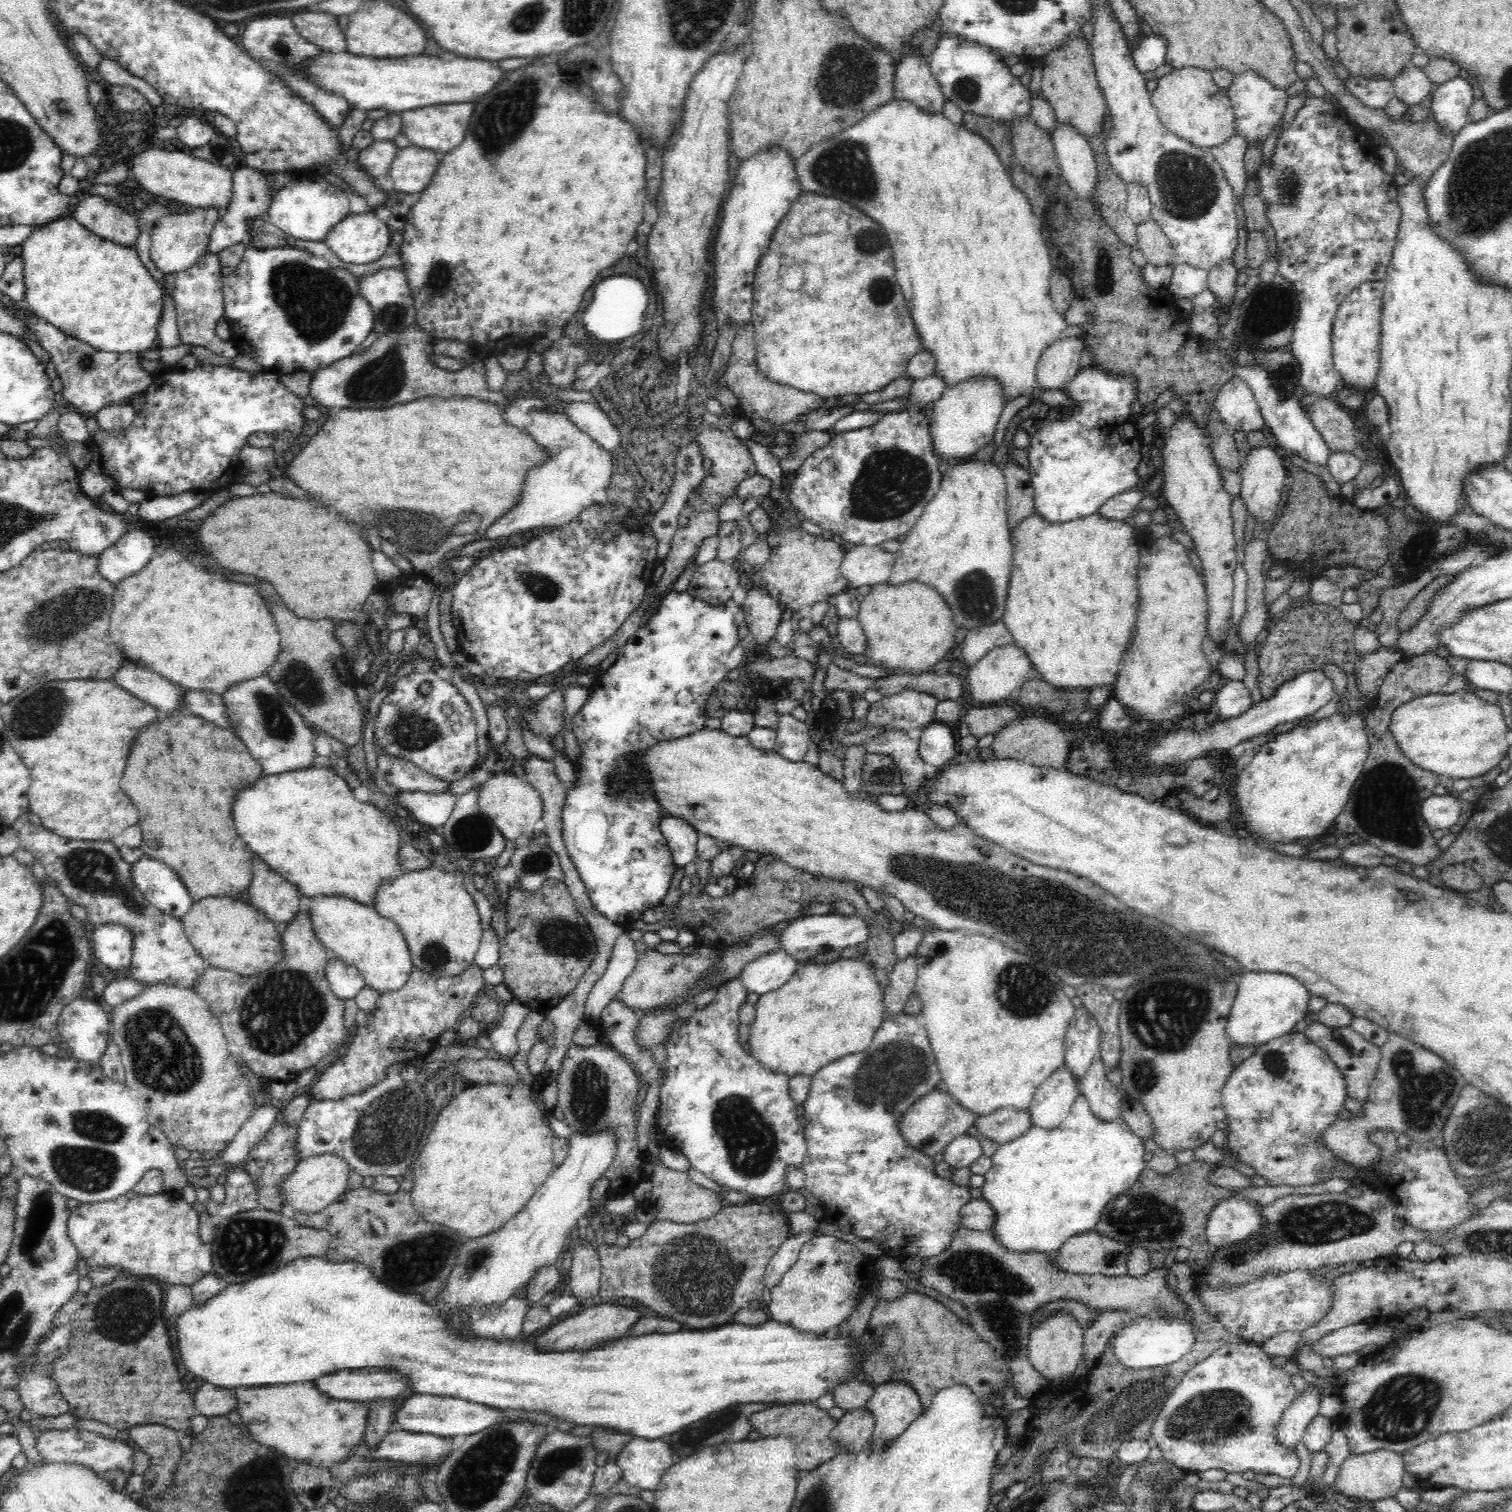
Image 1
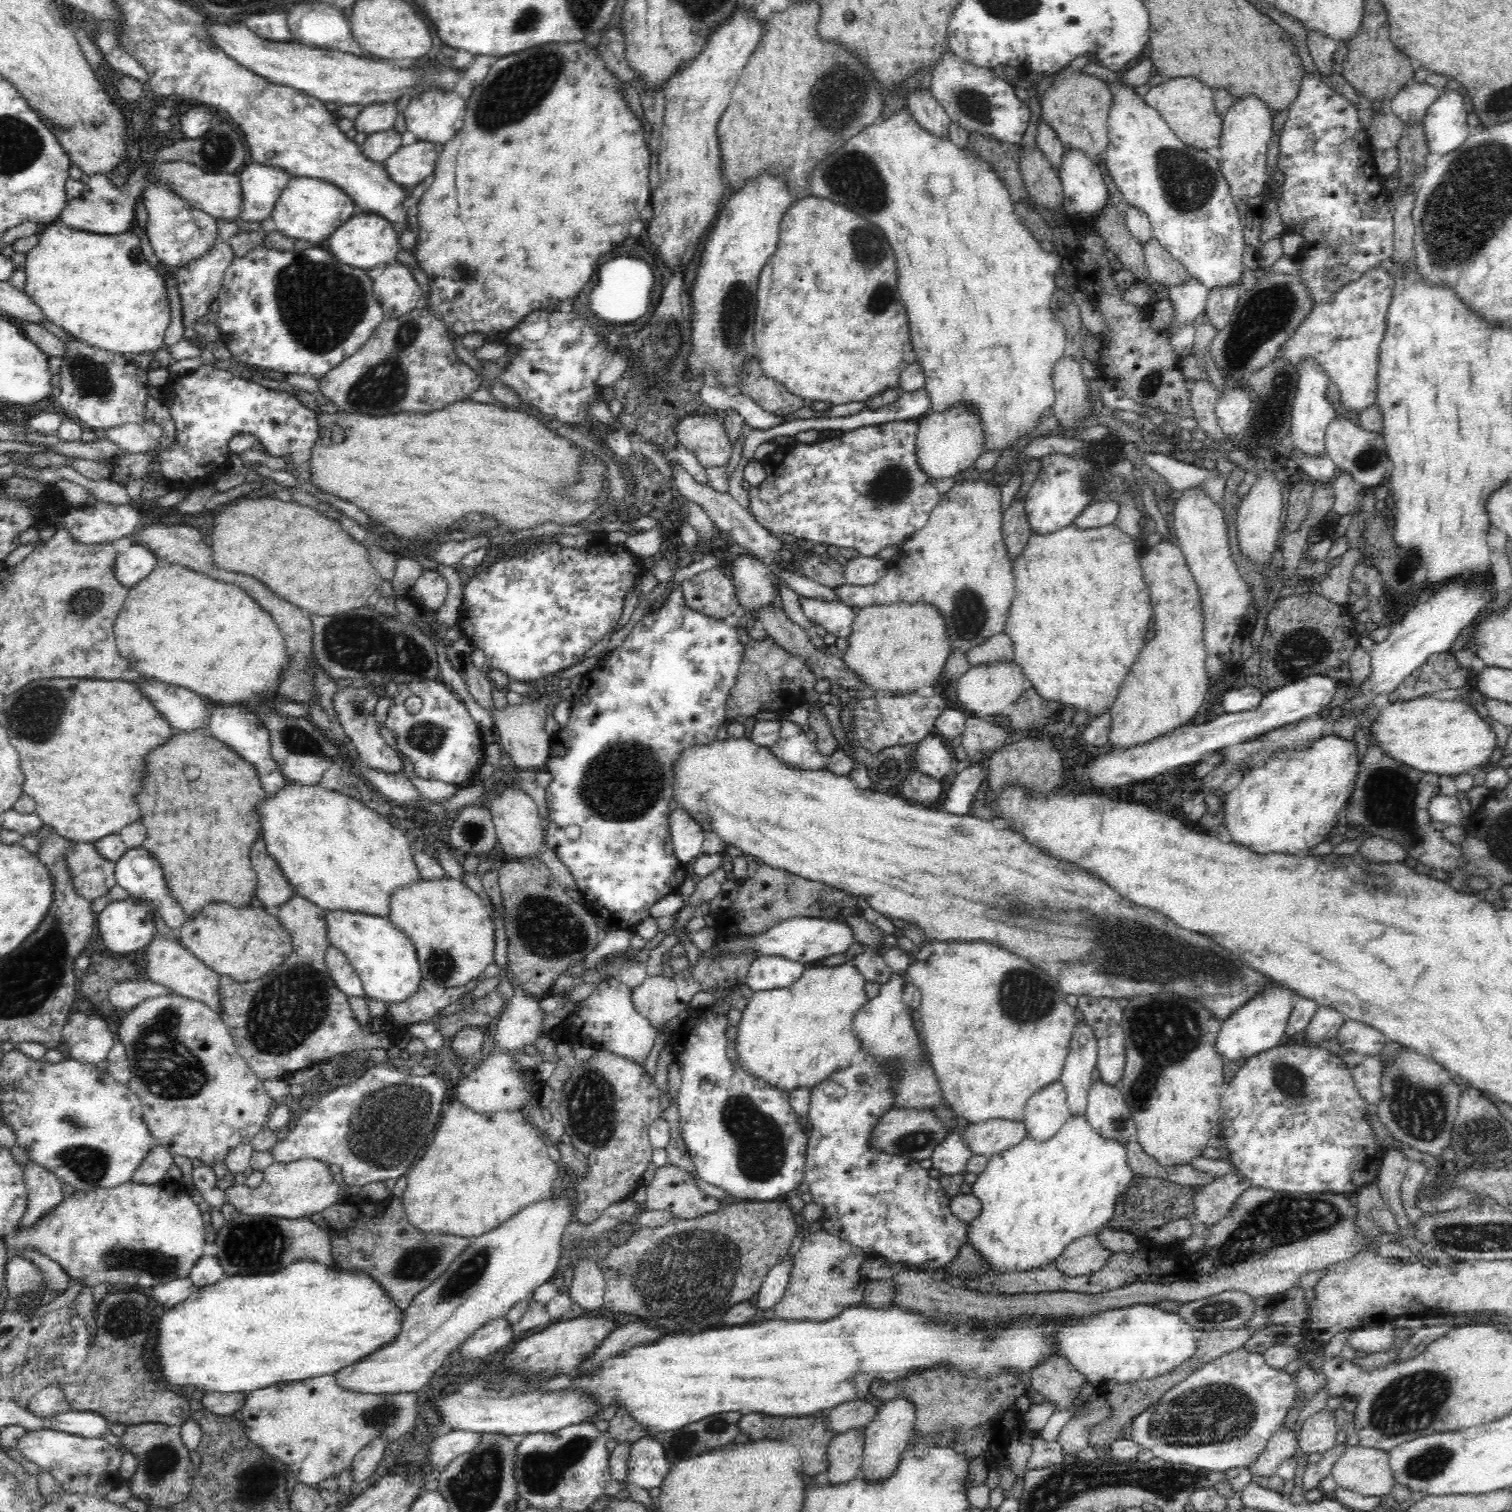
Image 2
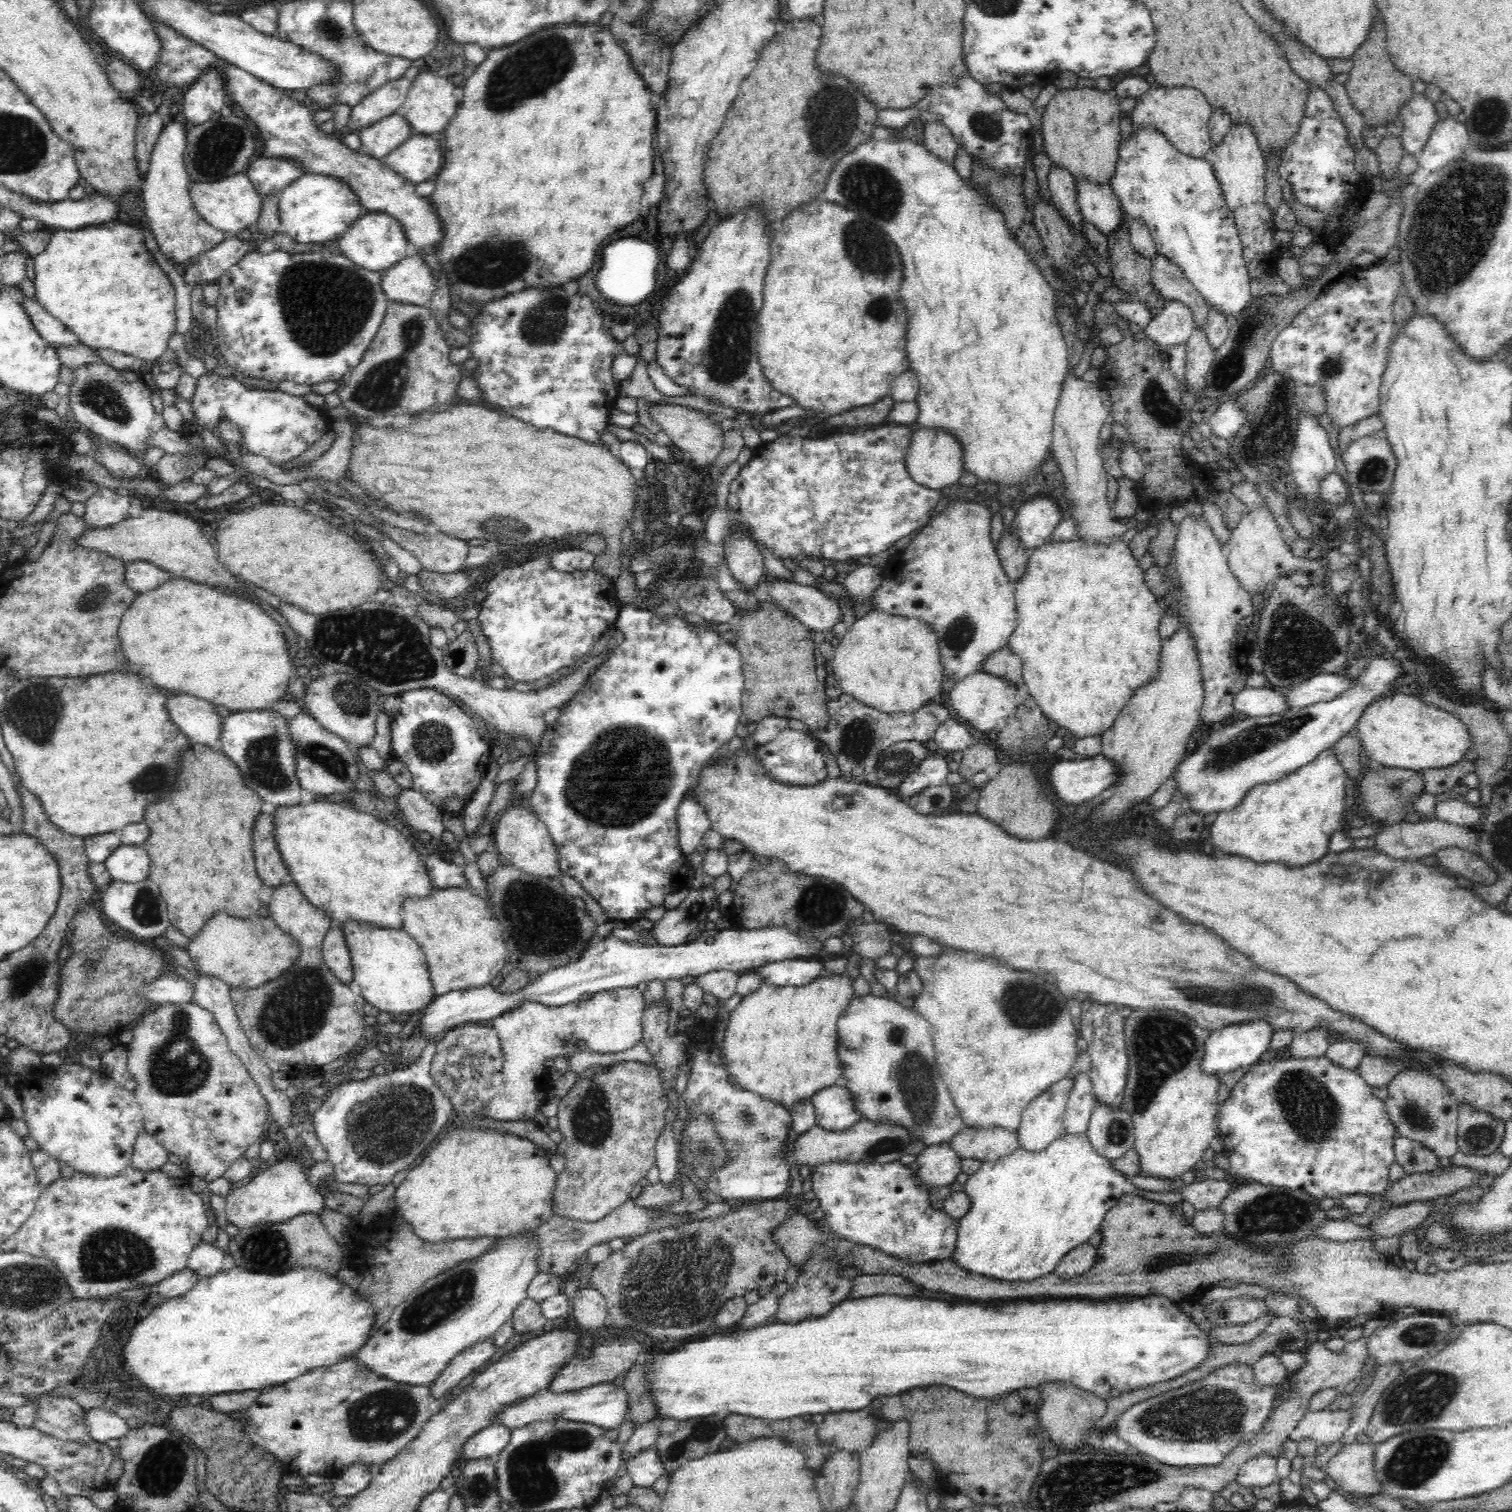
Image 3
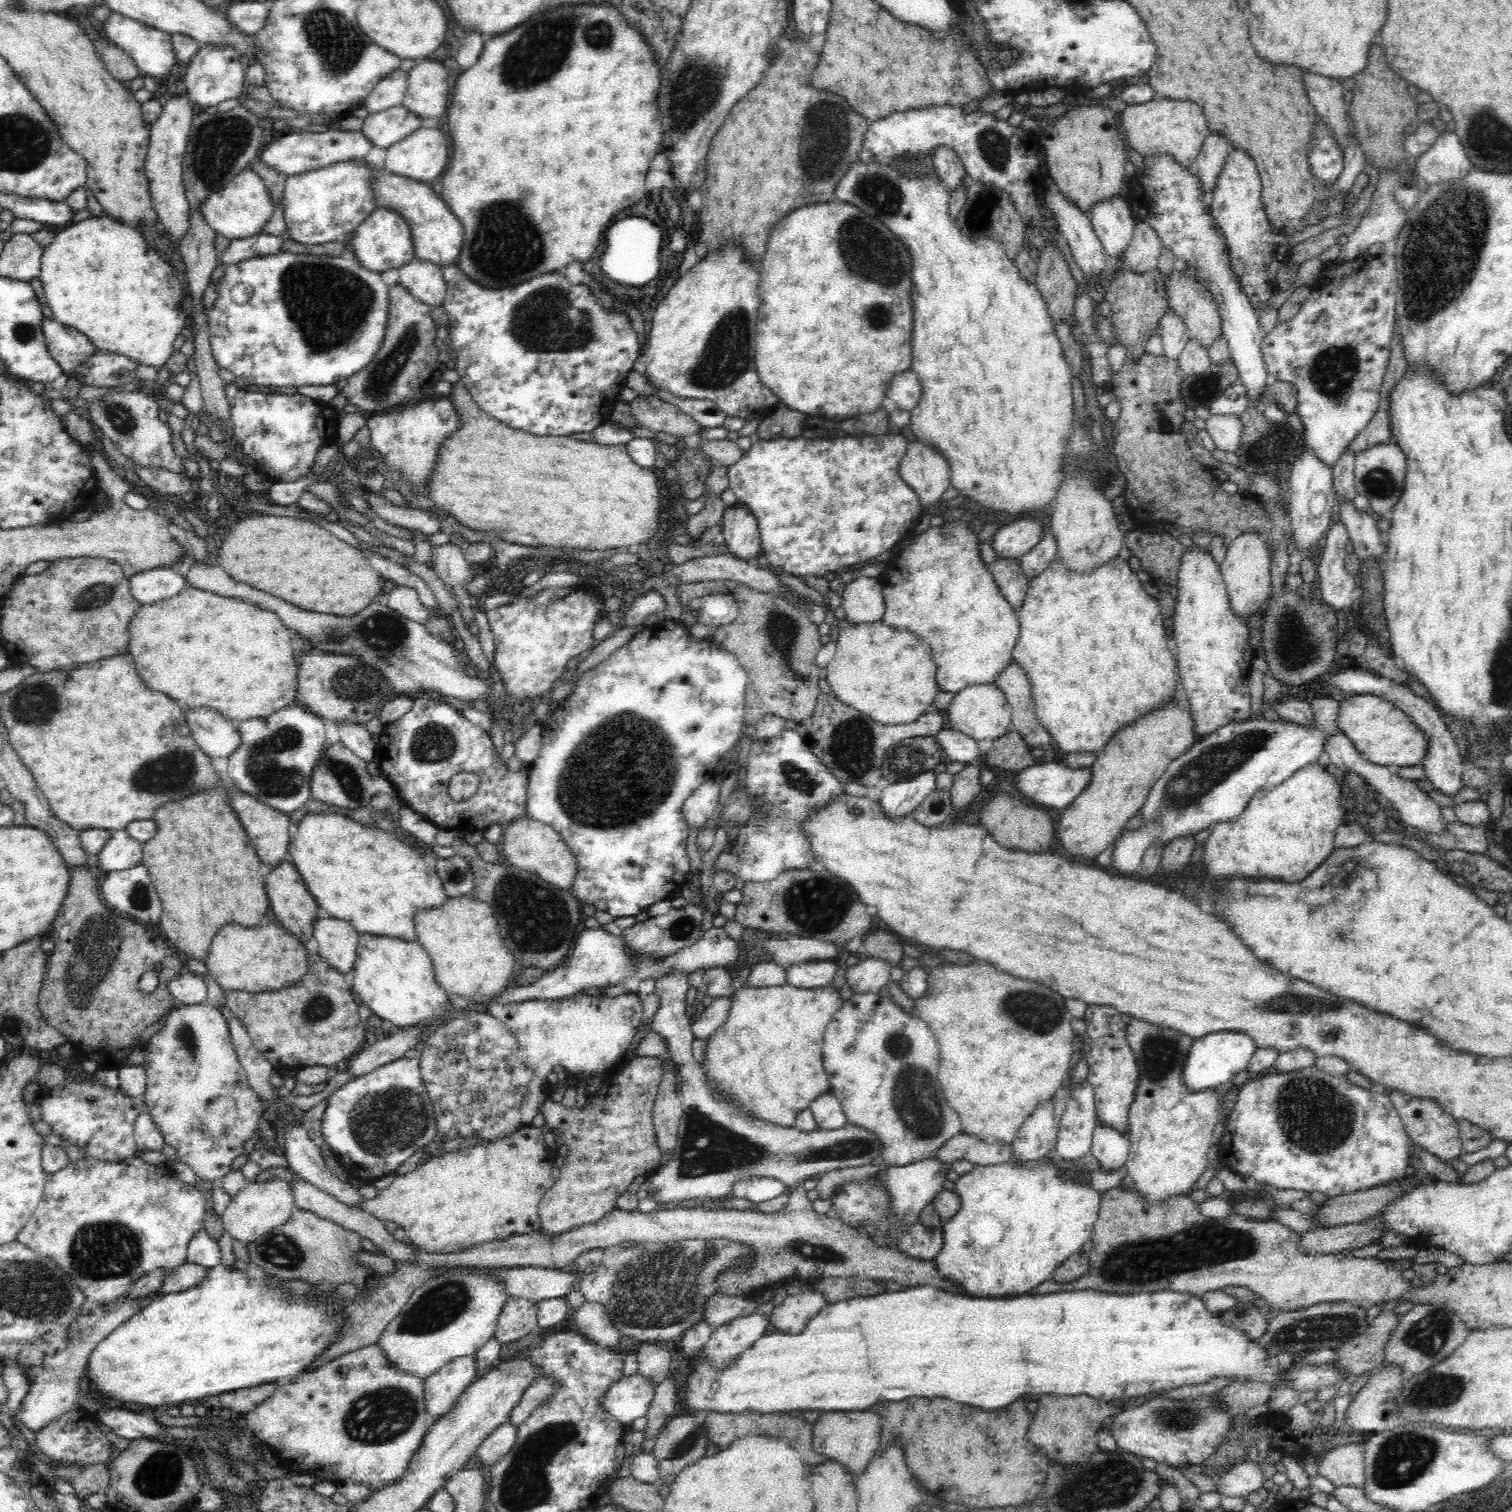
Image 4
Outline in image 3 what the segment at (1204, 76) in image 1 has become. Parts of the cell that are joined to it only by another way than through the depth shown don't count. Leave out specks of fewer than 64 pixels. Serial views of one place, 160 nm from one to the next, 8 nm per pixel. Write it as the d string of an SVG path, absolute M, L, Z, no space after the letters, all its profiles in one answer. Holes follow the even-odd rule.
M1150 88L1144 96L1136 99L1136 106L1130 114L1131 124L1135 128L1152 126L1153 130L1161 132L1180 153L1192 157L1200 157L1211 149L1208 120L1210 120L1210 106L1206 98L1194 88Z

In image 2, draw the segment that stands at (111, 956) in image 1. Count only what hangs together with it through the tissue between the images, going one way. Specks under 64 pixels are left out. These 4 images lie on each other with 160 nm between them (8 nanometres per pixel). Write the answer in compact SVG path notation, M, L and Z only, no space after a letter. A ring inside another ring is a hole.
M129 896L126 899L114 900L97 914L98 932L102 936L102 942L108 952L116 956L124 956L129 952L143 949L153 938L156 932L155 917L159 915L159 910L151 900L146 900L140 896Z

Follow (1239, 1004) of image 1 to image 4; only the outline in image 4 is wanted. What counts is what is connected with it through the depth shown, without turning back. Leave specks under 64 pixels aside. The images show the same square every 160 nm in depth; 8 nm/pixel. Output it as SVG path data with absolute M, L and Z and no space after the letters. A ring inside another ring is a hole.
M1222 1031L1196 1038L1183 1066L1184 1085L1195 1094L1214 1089L1244 1071L1256 1049L1251 1036L1240 1031Z

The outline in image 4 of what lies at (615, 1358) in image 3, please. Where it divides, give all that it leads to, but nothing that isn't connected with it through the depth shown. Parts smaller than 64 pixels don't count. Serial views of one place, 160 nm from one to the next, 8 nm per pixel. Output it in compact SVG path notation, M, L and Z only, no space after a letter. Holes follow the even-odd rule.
M538 1377L530 1382L527 1390L524 1390L524 1393L520 1396L519 1402L516 1402L516 1406L513 1406L511 1413L508 1414L508 1423L515 1427L522 1424L530 1416L530 1412L536 1406L540 1406L554 1390L556 1390L554 1383L544 1379L544 1377Z

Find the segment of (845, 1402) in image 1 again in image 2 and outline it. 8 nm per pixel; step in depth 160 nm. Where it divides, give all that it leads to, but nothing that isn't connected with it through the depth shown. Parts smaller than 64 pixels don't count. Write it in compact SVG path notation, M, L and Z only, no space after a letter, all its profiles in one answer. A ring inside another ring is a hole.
M872 1399L852 1400L840 1404L829 1411L827 1430L836 1435L850 1429L864 1430L877 1411L877 1404Z

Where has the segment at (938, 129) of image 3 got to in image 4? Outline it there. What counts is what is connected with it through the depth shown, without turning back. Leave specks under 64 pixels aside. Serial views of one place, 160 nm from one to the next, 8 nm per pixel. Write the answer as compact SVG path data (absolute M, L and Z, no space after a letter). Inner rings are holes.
M948 148L936 149L932 159L936 174L940 176L948 194L966 184L967 172L954 151Z

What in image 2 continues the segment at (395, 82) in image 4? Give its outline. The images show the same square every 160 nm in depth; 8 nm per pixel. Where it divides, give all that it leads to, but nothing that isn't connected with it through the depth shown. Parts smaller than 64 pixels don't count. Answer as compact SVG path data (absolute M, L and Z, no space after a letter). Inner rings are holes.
M373 103L364 106L353 120L357 132L373 134L393 128L397 106L394 103Z

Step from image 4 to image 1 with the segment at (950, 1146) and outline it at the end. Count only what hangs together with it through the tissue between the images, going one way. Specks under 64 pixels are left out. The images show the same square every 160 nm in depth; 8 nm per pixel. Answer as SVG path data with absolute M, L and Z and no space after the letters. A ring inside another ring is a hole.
M1000 1108L984 1116L977 1116L973 1123L976 1130L999 1145L1020 1138L1030 1127L1028 1110Z

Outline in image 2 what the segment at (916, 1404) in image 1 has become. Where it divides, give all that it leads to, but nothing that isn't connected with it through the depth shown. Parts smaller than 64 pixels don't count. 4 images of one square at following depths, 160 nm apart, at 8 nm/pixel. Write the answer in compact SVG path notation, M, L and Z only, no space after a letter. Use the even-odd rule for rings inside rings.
M902 1397L877 1403L877 1407L878 1411L875 1417L862 1430L864 1433L862 1478L870 1482L883 1481L884 1478L892 1476L904 1450L907 1449L909 1436L912 1434L916 1418L914 1405Z

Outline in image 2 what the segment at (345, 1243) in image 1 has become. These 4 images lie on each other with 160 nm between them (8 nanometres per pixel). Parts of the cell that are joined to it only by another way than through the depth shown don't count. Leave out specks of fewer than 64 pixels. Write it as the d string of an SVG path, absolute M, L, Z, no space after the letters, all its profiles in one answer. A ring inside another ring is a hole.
M390 1196L390 1200L386 1198L378 1204L370 1204L370 1210L362 1200L338 1206L334 1203L308 1218L331 1238L334 1266L342 1271L370 1275L401 1310L411 1304L420 1290L438 1278L471 1242L471 1238L453 1234L420 1232L407 1219L402 1198L394 1196ZM378 1208L384 1208L380 1212L386 1216L382 1234L378 1224Z

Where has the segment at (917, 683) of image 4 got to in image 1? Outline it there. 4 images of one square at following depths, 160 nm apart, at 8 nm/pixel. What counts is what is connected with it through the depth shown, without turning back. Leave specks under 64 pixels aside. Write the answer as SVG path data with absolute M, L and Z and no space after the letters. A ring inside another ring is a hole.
M907 582L904 586L889 586L888 583L872 586L870 594L860 603L857 622L866 637L866 664L884 670L896 670L904 675L921 675L934 670L934 666L944 659L950 648L954 646L954 624L951 608L935 588L921 582Z

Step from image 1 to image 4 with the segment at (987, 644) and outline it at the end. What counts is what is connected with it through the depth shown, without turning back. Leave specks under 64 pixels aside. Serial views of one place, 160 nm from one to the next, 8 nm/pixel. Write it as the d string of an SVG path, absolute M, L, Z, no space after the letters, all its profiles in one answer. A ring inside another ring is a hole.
M1016 662L1010 663L996 678L996 687L1012 707L1011 729L1020 733L1030 750L1048 748L1050 733L1035 715L1035 704L1028 675Z

